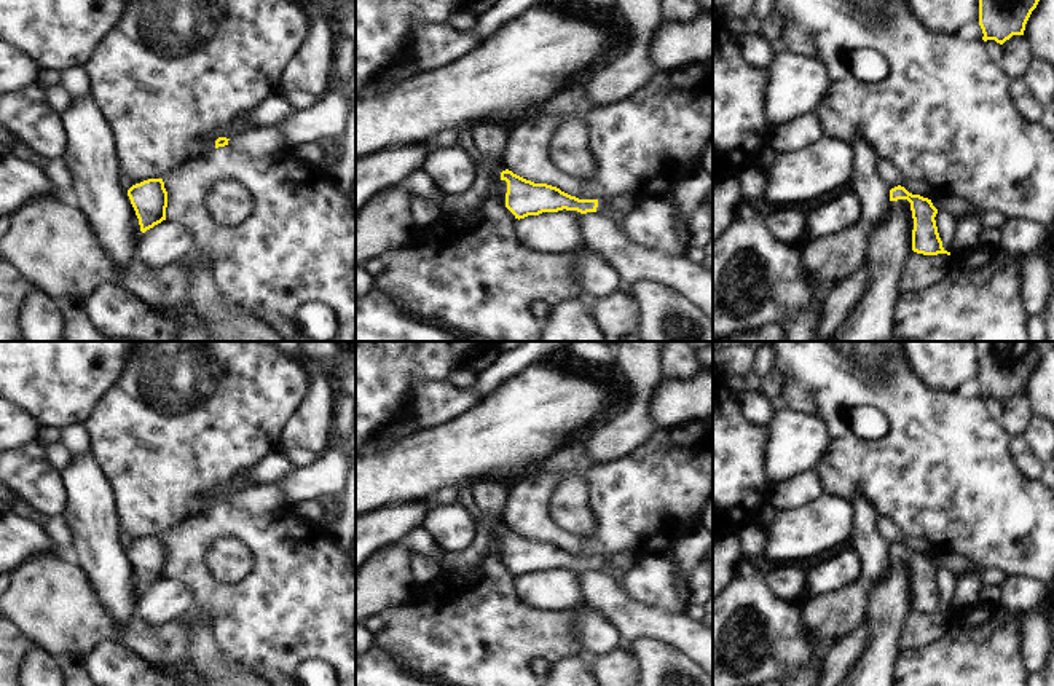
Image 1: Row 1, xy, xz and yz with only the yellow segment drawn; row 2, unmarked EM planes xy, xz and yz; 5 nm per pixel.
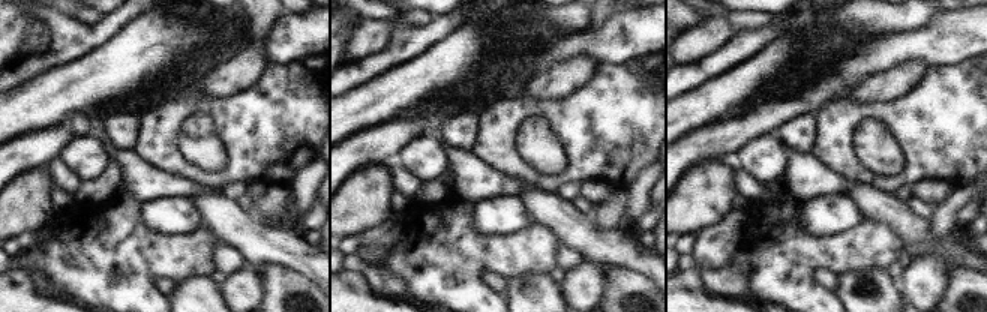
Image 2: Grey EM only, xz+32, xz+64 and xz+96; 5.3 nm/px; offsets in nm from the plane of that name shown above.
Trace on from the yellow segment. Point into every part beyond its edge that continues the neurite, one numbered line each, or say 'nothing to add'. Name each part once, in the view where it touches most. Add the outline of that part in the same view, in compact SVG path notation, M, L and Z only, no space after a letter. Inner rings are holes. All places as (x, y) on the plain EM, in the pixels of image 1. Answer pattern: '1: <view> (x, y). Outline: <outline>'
1: xz (496, 530). Outline: M502 522L494 525L493 534L496 534L498 539L499 539L499 546L501 546L501 550L502 550L502 562L505 563L507 539L501 536L502 528L505 528L505 525Z

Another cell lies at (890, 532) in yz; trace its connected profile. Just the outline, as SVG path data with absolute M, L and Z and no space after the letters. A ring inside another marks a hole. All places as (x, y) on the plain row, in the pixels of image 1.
M880 515L877 520L880 536L888 542L901 542L910 550L926 550L934 549L934 546L923 538L907 536L890 517Z

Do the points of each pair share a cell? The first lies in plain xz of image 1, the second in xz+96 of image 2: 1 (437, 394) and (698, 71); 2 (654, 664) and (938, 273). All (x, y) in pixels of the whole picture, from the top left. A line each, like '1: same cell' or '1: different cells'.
1: same cell
2: different cells

